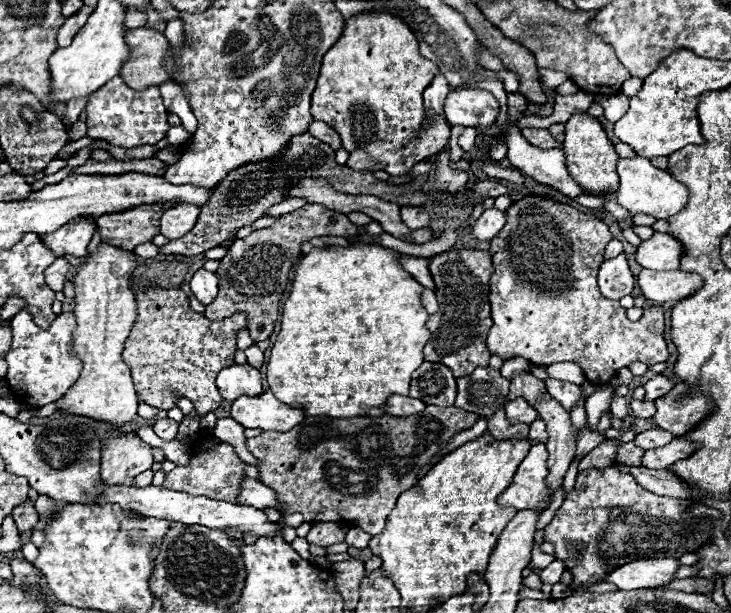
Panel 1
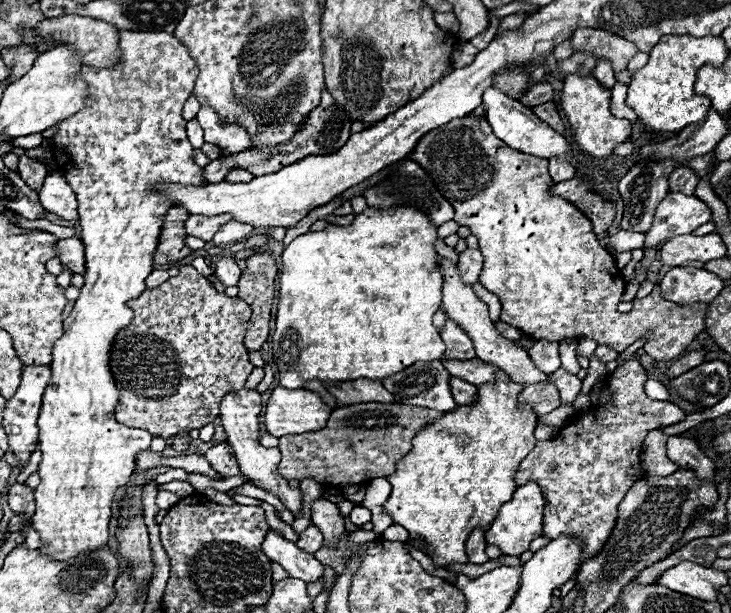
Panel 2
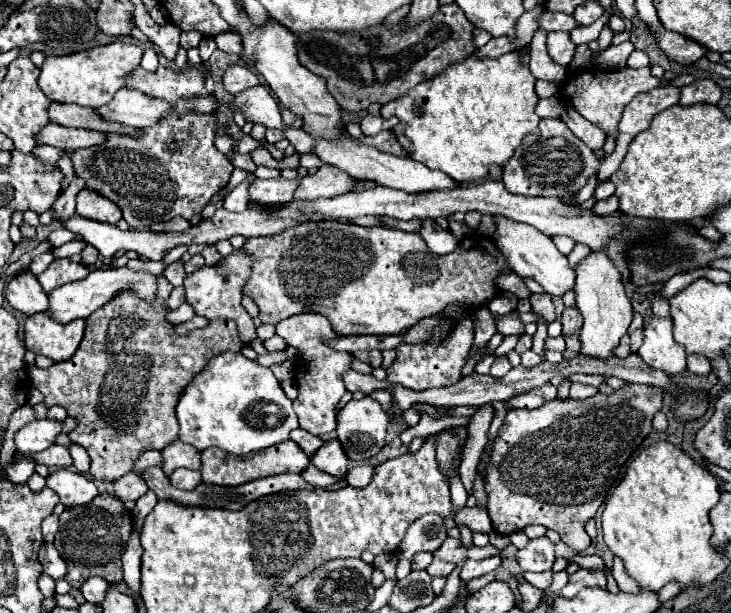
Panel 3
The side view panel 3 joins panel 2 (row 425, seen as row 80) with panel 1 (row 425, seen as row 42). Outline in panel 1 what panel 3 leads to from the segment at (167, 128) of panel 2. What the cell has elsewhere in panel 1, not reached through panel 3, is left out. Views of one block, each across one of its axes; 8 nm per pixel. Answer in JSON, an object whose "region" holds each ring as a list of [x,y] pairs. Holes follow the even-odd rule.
{"region":[[[100,242],[96,252],[88,252],[82,258],[78,272],[72,278],[76,290],[76,328],[72,352],[82,360],[82,372],[66,396],[58,400],[58,410],[112,424],[114,430],[122,430],[122,426],[138,418],[138,398],[130,368],[122,362],[120,356],[138,316],[136,298],[128,288],[130,276],[138,266],[136,258],[138,256],[134,252],[122,250],[108,242]]]}

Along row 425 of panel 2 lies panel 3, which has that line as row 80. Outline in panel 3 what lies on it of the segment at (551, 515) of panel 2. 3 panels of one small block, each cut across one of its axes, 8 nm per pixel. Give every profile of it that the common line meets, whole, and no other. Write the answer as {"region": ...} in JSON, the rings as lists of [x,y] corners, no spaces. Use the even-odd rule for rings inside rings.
{"region":[[[650,66],[638,68],[638,70],[632,70],[632,68],[622,68],[622,70],[600,70],[600,68],[592,68],[592,70],[586,70],[586,72],[578,74],[578,76],[572,76],[566,82],[566,86],[564,86],[564,94],[572,102],[572,106],[586,120],[590,120],[602,132],[606,132],[612,138],[616,138],[616,132],[618,132],[618,124],[620,124],[620,116],[622,116],[624,106],[636,94],[646,92],[646,90],[652,90],[656,86],[664,86],[664,84],[672,82],[674,78],[678,78],[678,76],[680,74],[676,74],[676,72],[666,72],[664,78],[654,78],[650,74]]]}

